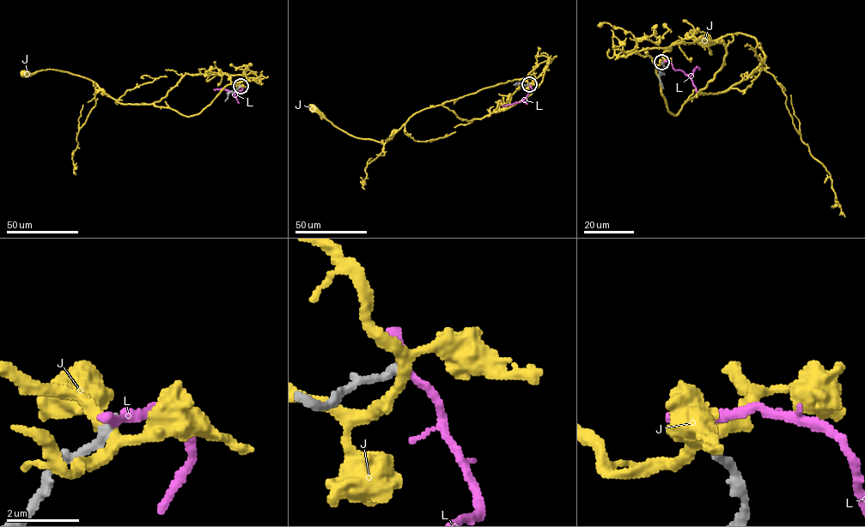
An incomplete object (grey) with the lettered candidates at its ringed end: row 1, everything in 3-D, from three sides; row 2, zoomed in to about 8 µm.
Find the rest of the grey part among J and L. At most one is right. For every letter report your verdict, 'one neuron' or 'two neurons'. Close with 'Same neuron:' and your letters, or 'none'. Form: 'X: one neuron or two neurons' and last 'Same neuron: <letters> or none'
J: two neurons
L: two neurons
Same neuron: none

